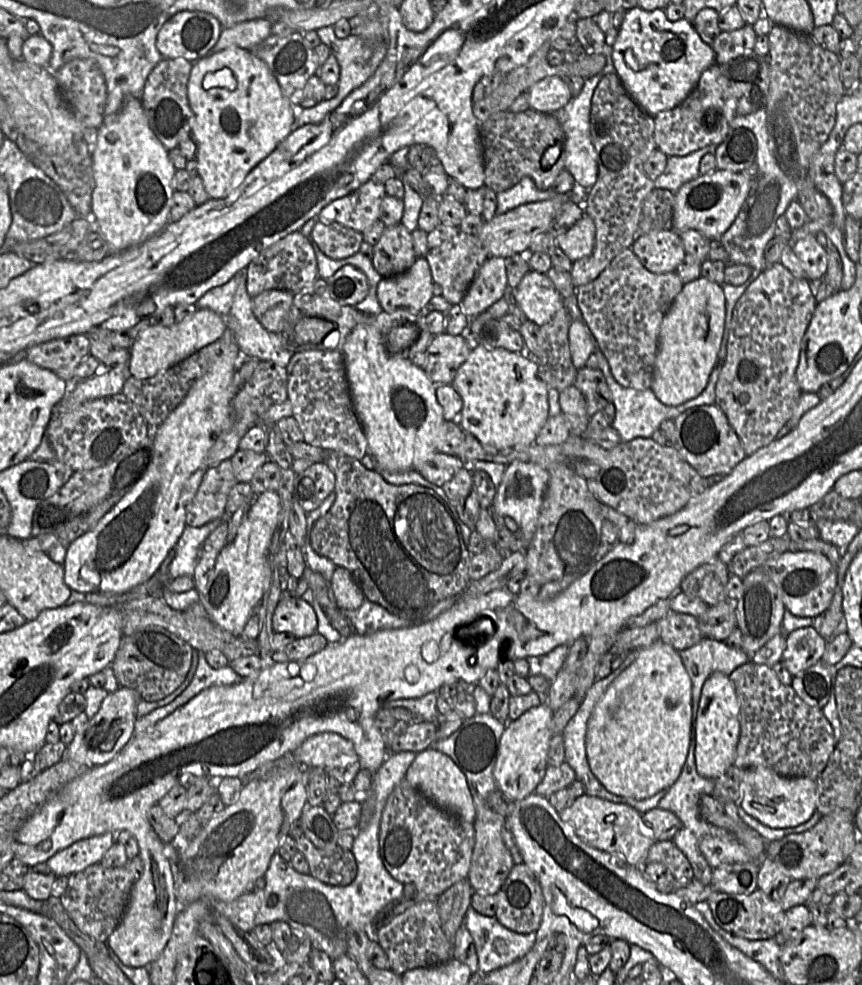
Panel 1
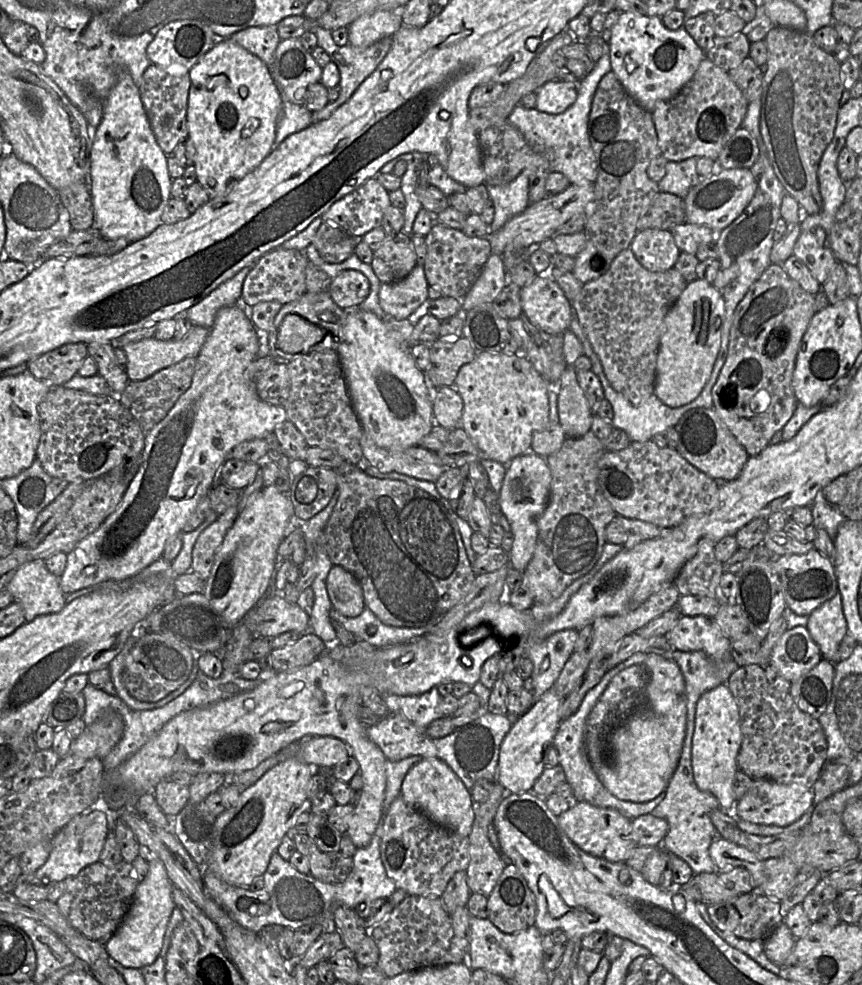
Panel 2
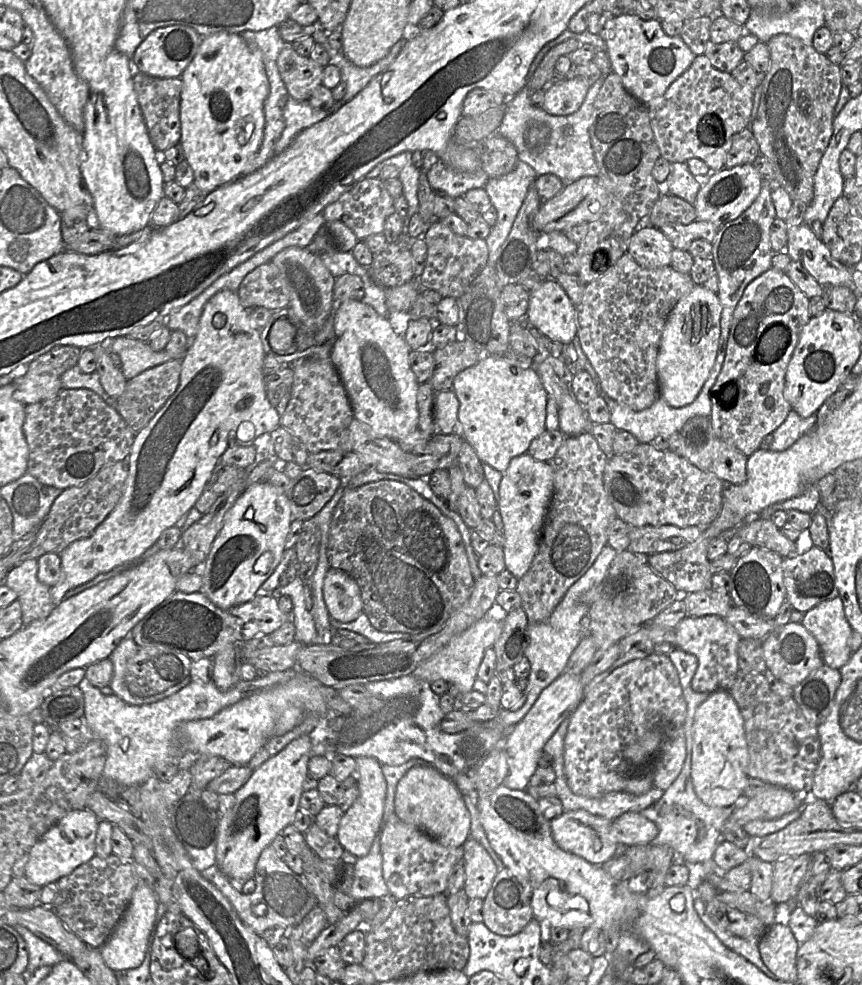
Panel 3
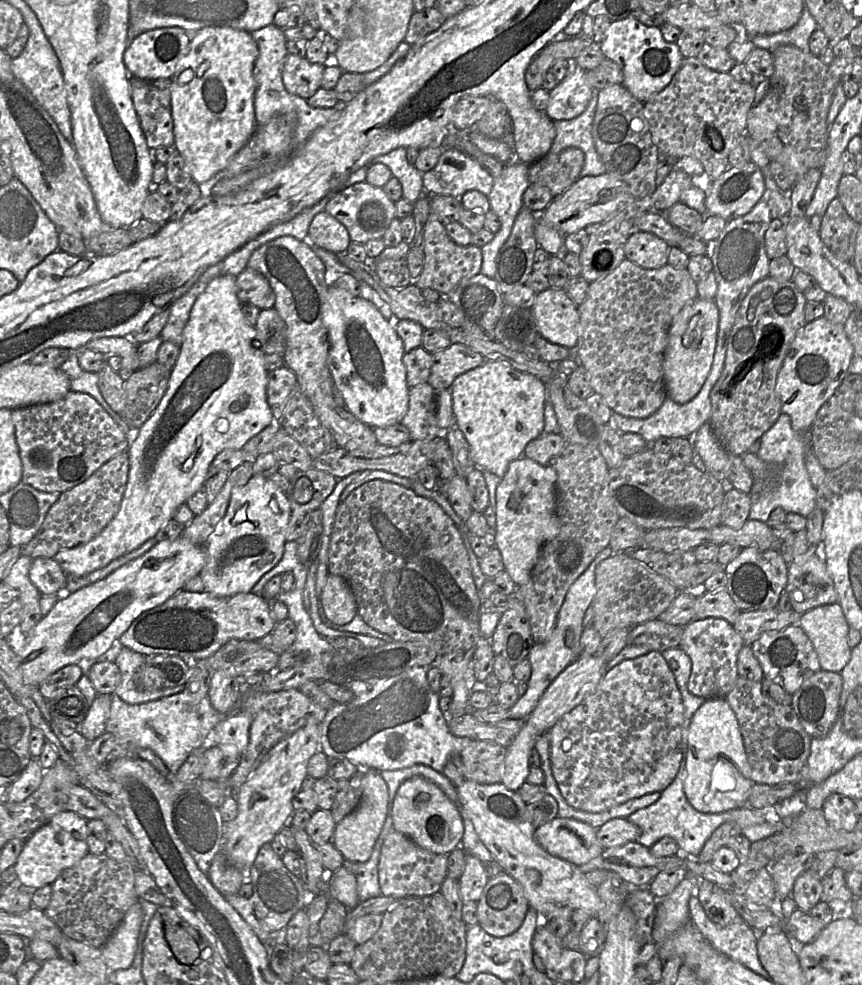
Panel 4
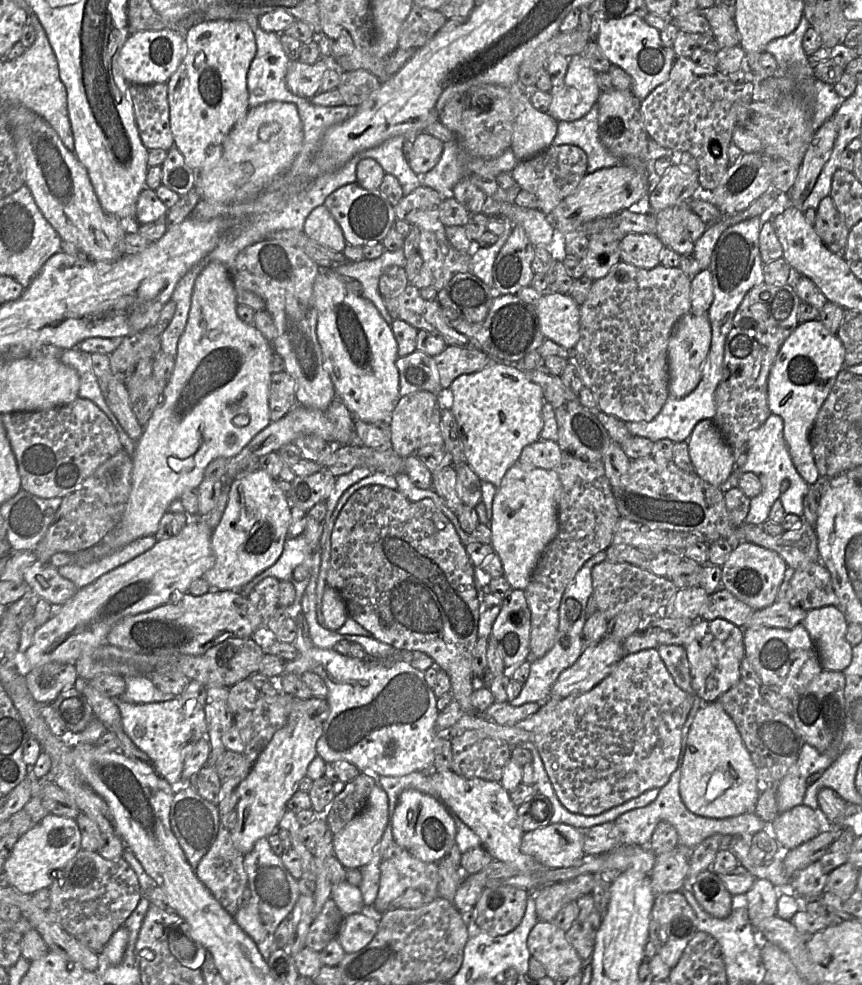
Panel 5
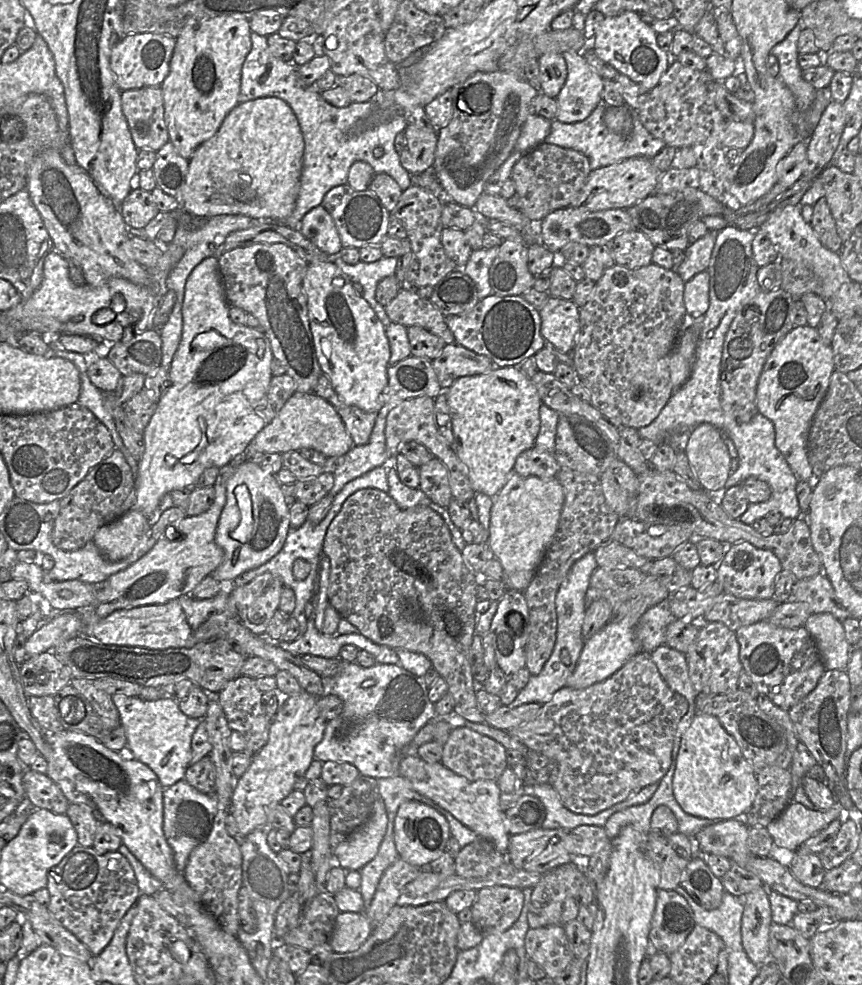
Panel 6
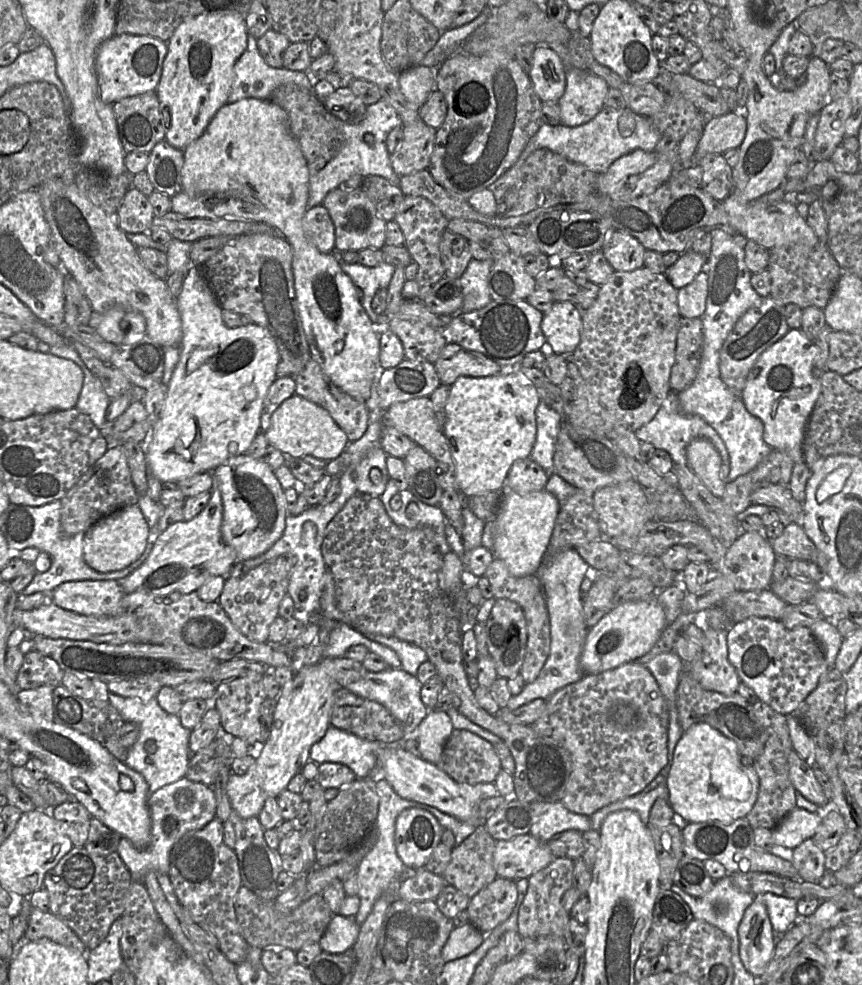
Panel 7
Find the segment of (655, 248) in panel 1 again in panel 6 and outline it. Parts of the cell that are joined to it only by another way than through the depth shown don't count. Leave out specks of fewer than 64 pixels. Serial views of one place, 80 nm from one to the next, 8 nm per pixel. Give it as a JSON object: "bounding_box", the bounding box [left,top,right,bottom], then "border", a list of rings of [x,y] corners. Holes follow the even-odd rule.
{"bounding_box":[608,231,655,269],"border":[[[640,231],[621,232],[608,246],[617,265],[636,269],[652,264],[655,245]]]}

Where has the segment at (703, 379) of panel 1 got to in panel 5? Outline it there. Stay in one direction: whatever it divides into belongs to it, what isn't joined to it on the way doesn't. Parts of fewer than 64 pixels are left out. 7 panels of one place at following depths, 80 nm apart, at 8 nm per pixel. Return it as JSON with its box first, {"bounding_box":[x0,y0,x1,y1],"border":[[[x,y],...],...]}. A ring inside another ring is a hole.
{"bounding_box":[667,311,711,398],"border":[[[690,311],[675,324],[667,349],[669,395],[683,398],[697,387],[702,377],[702,366],[710,350],[711,336],[711,324],[707,314],[694,314]]]}

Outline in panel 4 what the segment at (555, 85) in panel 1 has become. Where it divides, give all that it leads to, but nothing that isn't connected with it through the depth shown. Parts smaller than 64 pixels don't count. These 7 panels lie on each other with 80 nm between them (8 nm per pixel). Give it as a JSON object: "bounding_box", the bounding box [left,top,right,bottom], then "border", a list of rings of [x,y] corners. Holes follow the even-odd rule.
{"bounding_box":[545,62,592,121],"border":[[[571,62],[570,73],[549,91],[545,113],[553,121],[573,119],[584,112],[592,95],[587,71]]]}

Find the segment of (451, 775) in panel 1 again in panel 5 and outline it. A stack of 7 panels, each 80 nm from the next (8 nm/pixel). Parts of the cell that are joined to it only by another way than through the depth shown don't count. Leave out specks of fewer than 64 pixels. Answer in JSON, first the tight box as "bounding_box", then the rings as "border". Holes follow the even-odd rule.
{"bounding_box":[392,789,457,863],"border":[[[407,789],[398,798],[392,818],[392,832],[395,843],[411,855],[424,862],[438,863],[456,843],[457,828],[448,808],[439,799]]]}

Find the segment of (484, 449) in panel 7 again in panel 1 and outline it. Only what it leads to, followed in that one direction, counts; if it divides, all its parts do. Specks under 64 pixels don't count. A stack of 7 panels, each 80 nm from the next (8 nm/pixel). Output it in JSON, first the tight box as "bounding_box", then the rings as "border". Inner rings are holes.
{"bounding_box":[451,343,549,450],"border":[[[472,343],[467,360],[451,383],[463,400],[457,423],[482,445],[502,450],[528,446],[549,418],[548,386],[538,375],[538,365],[525,351],[510,352]]]}

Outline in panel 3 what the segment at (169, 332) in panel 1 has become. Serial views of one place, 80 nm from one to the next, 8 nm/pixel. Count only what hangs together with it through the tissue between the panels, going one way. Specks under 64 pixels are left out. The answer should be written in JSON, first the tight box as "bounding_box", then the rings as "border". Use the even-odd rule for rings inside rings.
{"bounding_box":[101,337,174,380],"border":[[[131,337],[113,338],[105,341],[101,346],[120,357],[120,369],[127,380],[149,368],[174,359],[165,350],[153,351],[149,343]]]}

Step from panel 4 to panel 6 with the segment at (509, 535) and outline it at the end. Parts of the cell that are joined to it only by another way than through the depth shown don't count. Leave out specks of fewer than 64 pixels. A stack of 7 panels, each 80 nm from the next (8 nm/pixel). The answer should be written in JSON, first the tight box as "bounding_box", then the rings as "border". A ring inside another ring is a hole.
{"bounding_box":[487,472,564,591],"border":[[[512,472],[494,498],[487,544],[504,569],[506,588],[525,591],[530,585],[558,529],[564,491],[556,477],[523,477]]]}

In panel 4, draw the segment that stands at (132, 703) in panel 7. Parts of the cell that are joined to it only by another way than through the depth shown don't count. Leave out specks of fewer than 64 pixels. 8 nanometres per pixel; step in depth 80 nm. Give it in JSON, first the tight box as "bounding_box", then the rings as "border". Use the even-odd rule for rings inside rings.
{"bounding_box":[106,689,225,775],"border":[[[185,689],[181,693],[142,704],[128,704],[118,696],[112,695],[106,732],[115,737],[116,747],[110,753],[109,761],[130,757],[131,747],[138,746],[151,750],[164,762],[170,774],[174,775],[192,753],[200,752],[205,746],[212,746],[207,745],[207,736],[224,717],[225,715],[213,708],[208,696],[197,699]]]}

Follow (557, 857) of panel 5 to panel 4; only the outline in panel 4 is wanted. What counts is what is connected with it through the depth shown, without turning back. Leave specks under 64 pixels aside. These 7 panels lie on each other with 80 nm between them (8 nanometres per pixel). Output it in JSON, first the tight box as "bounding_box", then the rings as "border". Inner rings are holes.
{"bounding_box":[534,817,605,866],"border":[[[556,817],[536,828],[534,838],[549,854],[577,866],[605,850],[597,840],[595,828],[572,818]]]}

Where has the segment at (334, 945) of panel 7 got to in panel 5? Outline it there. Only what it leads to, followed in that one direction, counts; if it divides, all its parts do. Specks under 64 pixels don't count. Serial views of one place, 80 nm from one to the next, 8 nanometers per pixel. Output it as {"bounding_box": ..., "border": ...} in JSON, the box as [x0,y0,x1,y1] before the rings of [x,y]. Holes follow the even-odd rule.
{"bounding_box":[336,907,378,953],"border":[[[364,907],[360,913],[344,916],[336,939],[346,953],[353,953],[365,947],[378,930],[378,917]]]}

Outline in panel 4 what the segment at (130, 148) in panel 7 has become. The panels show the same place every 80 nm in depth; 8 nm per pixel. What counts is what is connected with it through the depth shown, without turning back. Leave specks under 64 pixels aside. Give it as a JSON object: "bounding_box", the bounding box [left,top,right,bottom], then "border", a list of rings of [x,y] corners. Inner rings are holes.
{"bounding_box":[130,79,174,150],"border":[[[130,79],[131,98],[146,143],[151,150],[174,146],[171,79]]]}

